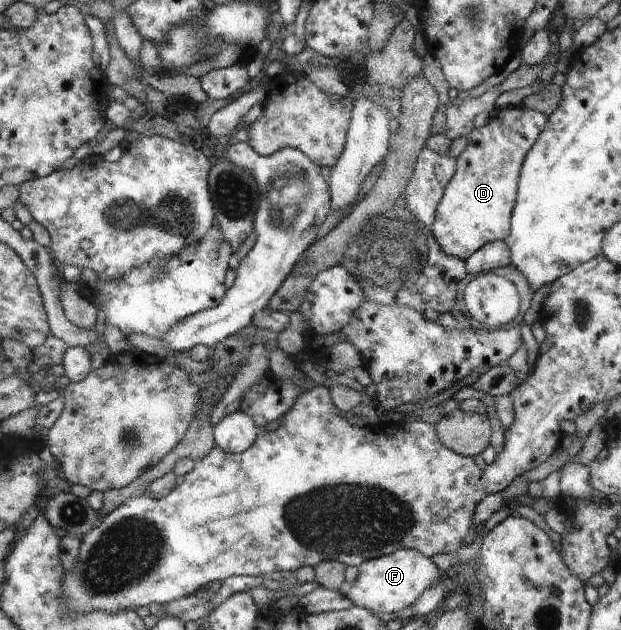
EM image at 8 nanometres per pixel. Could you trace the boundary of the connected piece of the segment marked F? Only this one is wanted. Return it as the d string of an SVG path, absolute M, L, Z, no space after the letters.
M402 548L387 556L380 556L358 566L359 574L355 581L346 584L346 597L354 605L377 612L398 612L416 604L428 589L436 584L440 570L430 556L415 549Z

